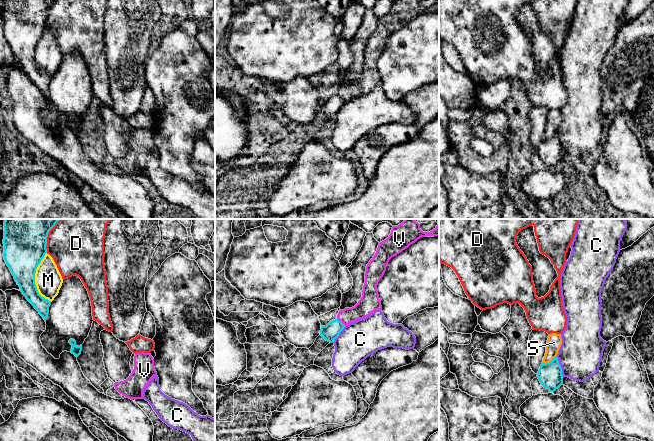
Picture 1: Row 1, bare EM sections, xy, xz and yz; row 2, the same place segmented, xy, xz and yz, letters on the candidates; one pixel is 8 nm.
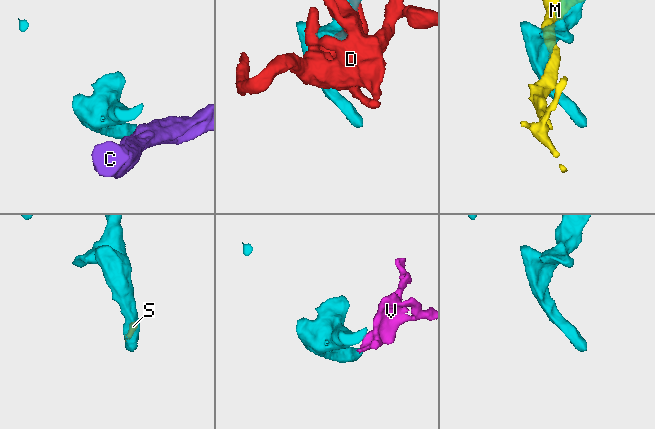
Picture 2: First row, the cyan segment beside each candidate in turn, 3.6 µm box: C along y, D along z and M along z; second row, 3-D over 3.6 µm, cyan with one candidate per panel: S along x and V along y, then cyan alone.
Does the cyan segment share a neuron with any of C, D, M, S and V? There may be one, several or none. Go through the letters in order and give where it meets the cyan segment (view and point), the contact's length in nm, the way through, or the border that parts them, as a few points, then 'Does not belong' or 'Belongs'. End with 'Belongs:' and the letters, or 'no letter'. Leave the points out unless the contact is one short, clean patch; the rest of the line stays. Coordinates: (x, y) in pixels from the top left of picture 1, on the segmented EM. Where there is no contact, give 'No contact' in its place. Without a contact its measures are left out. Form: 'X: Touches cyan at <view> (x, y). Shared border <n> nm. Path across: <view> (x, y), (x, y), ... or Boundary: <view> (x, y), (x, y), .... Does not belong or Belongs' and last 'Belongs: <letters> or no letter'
C: Touches cyan at yz (560, 367). Shared border 190 nm. Boundary: yz (556, 356), (563, 377). Does not belong
D: Touches cyan at xy (47, 236). Shared border 300 nm. Does not belong
M: Touches cyan at xy (34, 279). Shared border 400 nm. Does not belong
S: Touches cyan at yz (549, 362). Shared border 140 nm. Boundary: yz (556, 355), (550, 361), (542, 363). Does not belong
V: Touches cyan at xz (340, 321). Shared border 90 nm. Boundary: xz (337, 318), (345, 325). Does not belong
Belongs: no letter

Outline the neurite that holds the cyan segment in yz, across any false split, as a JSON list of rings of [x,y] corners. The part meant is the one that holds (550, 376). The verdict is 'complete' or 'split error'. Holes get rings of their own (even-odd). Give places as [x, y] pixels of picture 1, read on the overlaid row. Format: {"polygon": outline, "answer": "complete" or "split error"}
{"polygon": [[[557,356],[551,362],[541,364],[537,377],[541,385],[550,392],[554,392],[563,385],[562,368]]], "answer": "complete"}

